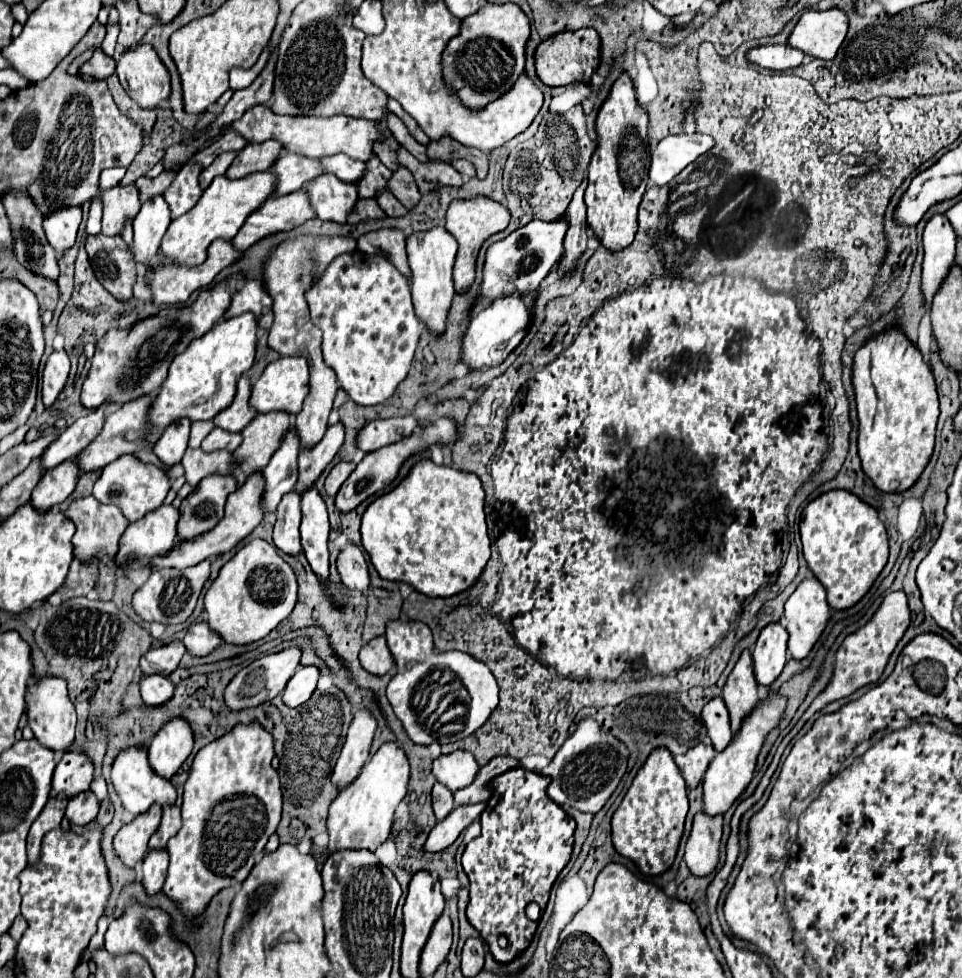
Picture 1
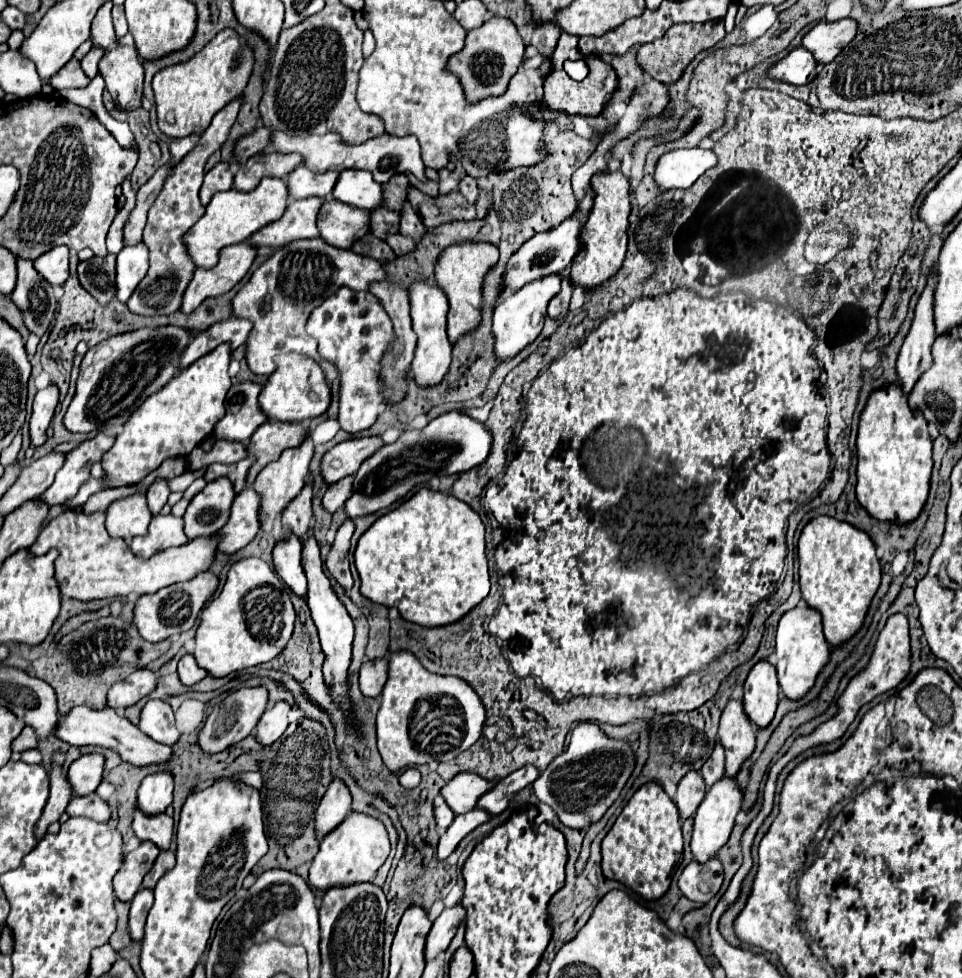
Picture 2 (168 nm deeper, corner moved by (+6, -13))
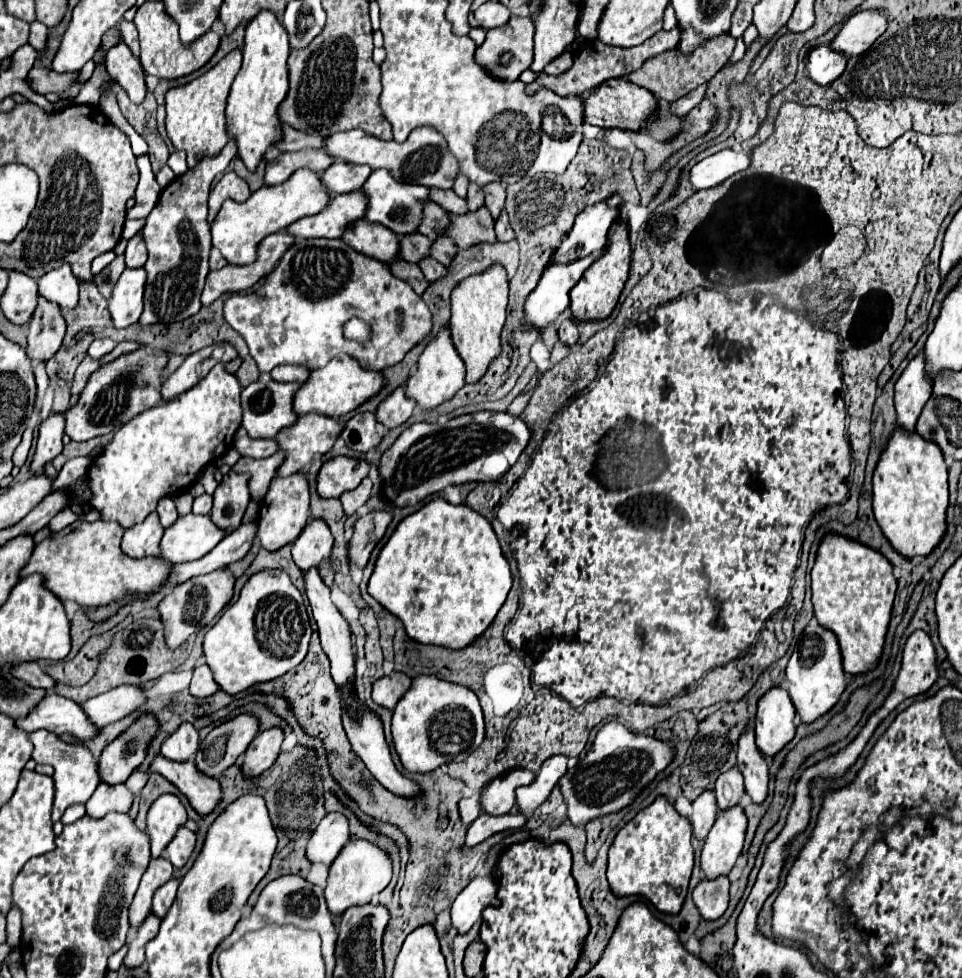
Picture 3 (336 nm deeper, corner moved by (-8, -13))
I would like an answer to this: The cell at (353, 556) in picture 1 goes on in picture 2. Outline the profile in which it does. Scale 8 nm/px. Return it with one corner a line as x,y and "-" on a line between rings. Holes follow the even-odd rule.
346,520
338,532
336,532
336,540
332,544
332,550
328,554
328,572
336,578
336,582
346,590
350,592
354,580
352,580
352,574
350,574
350,560
348,560
348,552
350,552
350,540
352,540
352,534
356,530
356,524
354,520

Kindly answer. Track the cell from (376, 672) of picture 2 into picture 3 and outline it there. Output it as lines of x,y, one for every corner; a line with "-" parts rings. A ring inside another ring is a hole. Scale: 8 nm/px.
392,672
388,676
382,676
374,682
372,700
384,708
394,708
396,702
402,698
402,694
410,688
410,676
402,672

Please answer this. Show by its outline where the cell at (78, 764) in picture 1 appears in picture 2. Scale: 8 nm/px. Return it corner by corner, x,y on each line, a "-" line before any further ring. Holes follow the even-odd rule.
84,754
68,768
68,780
76,796
92,794
104,774
104,756
100,754

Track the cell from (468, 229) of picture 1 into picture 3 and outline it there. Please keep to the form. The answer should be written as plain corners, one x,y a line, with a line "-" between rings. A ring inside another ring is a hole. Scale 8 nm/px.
492,264
484,272
464,278
452,290
450,330
452,330
452,340
456,344
456,350
466,364
466,382
480,380
490,360
498,356
500,332
506,320
506,304
508,304
508,276
502,264

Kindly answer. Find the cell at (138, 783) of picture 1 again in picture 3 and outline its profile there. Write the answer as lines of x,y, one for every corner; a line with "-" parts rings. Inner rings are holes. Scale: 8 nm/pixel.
180,826
178,832
176,832
176,836
174,836
174,838
170,840
170,844
164,848
162,856
168,858
174,868
182,868
182,866
188,862
192,850
194,850
194,844
196,844
194,832
188,830
186,826

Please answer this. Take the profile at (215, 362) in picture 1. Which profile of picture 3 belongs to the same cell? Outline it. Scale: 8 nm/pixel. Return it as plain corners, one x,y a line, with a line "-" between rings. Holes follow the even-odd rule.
218,364
184,394
134,416
90,466
90,506
98,508
104,520
118,520
128,528
154,512
160,498
188,490
202,468
232,446
232,436
242,422
240,390
226,364

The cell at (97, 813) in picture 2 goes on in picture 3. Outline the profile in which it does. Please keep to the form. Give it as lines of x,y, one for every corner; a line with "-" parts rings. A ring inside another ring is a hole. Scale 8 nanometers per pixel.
98,784
92,798
86,802
86,814
92,818
102,818
110,812
126,814
132,806
132,792
124,784

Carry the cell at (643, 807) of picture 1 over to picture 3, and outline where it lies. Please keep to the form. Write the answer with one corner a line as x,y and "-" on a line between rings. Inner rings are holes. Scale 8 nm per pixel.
658,796
648,808
640,810
614,838
608,852
608,882
616,896
646,896
660,912
678,914
682,902
688,892
688,880
694,864
694,848
692,848
692,824
686,816
678,814
676,808
666,800
666,796

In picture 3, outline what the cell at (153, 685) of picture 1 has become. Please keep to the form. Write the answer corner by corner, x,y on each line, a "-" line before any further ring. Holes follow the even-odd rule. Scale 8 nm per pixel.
182,722
164,742
162,742
162,756
168,760
190,760
198,748
198,730
190,722

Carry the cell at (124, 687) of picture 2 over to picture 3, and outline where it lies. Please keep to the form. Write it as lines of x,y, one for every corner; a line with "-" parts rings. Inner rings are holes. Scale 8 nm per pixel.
124,684
116,686
106,694
94,696
82,704
86,712
90,714
90,720
94,724
112,724
116,720
122,720
124,716
136,712
146,702
146,692
142,686
136,684

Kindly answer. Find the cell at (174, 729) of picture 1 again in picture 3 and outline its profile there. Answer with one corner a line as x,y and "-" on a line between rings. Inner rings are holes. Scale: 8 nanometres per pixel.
160,794
148,810
148,836
152,842
152,856
158,858
166,844
174,838
176,828
184,826
186,808
176,794

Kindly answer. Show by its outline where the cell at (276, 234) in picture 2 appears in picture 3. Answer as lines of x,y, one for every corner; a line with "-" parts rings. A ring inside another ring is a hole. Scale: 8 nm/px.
362,192
334,196
322,212
292,222
286,232
294,238
340,238
348,224
362,218
362,208
366,208

